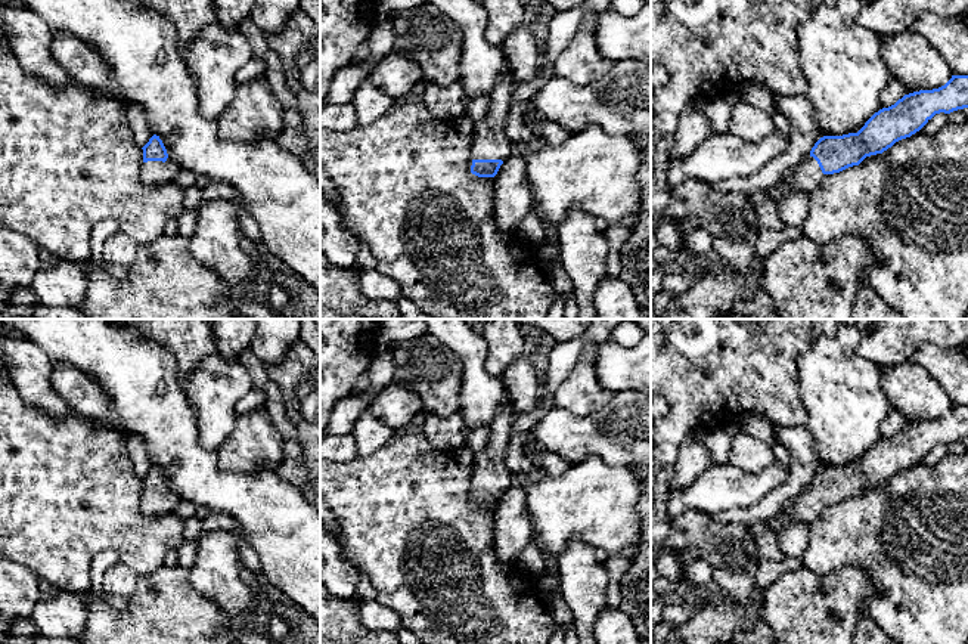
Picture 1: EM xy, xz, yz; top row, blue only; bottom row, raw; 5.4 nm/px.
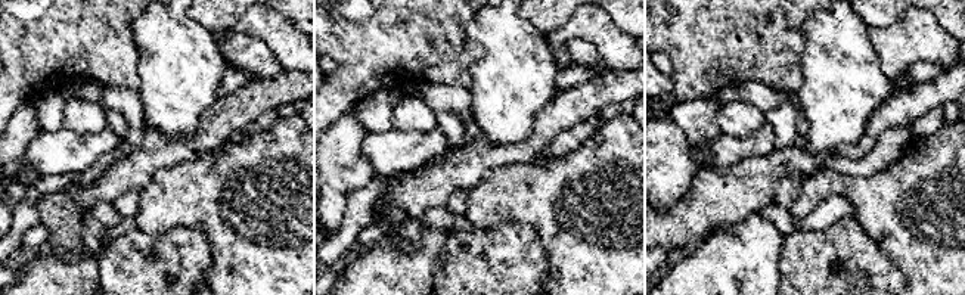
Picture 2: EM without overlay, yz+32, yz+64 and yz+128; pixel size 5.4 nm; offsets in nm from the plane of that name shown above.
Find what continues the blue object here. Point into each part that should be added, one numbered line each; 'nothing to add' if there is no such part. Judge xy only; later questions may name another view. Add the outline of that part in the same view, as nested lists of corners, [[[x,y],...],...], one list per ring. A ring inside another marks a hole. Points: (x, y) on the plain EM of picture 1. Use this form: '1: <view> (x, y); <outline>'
1: xy (154, 504); [[[171,489],[162,492],[148,492],[142,496],[142,511],[143,514],[153,520],[170,513],[174,513],[182,498],[176,495]]]

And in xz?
1: xz (489, 471); [[[505,388],[505,400],[500,412],[494,417],[490,427],[487,445],[478,451],[472,462],[472,490],[502,490],[505,492],[514,474],[506,468],[505,458],[509,448],[512,424],[516,412]]]

